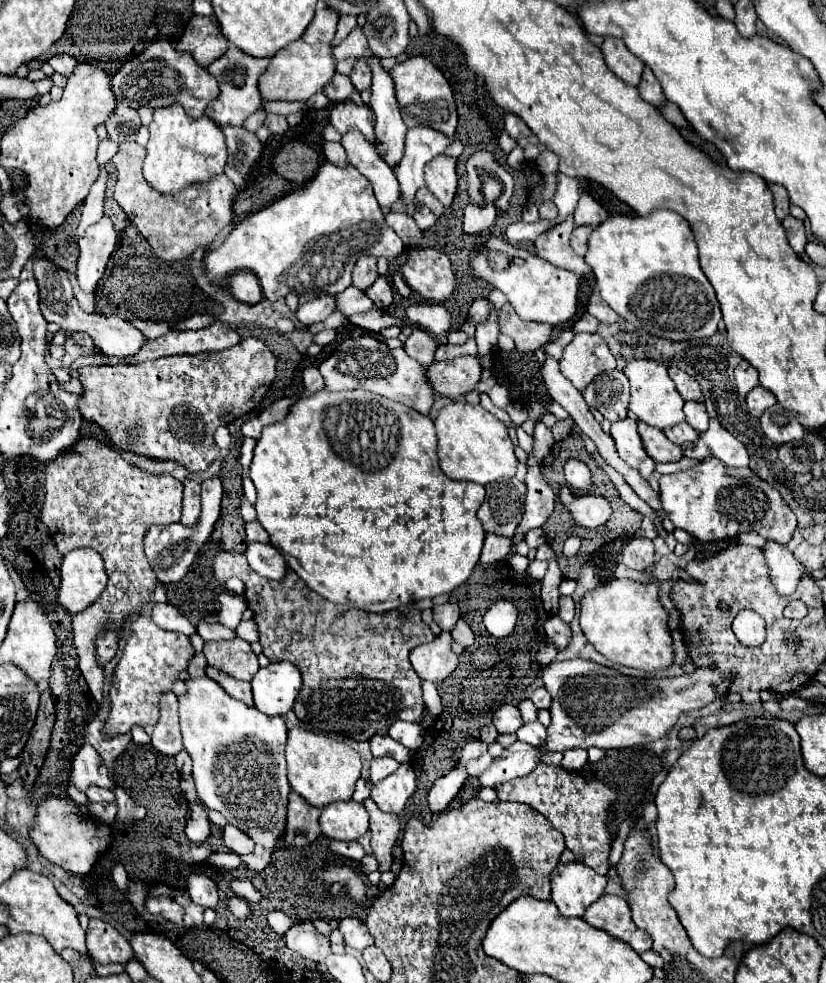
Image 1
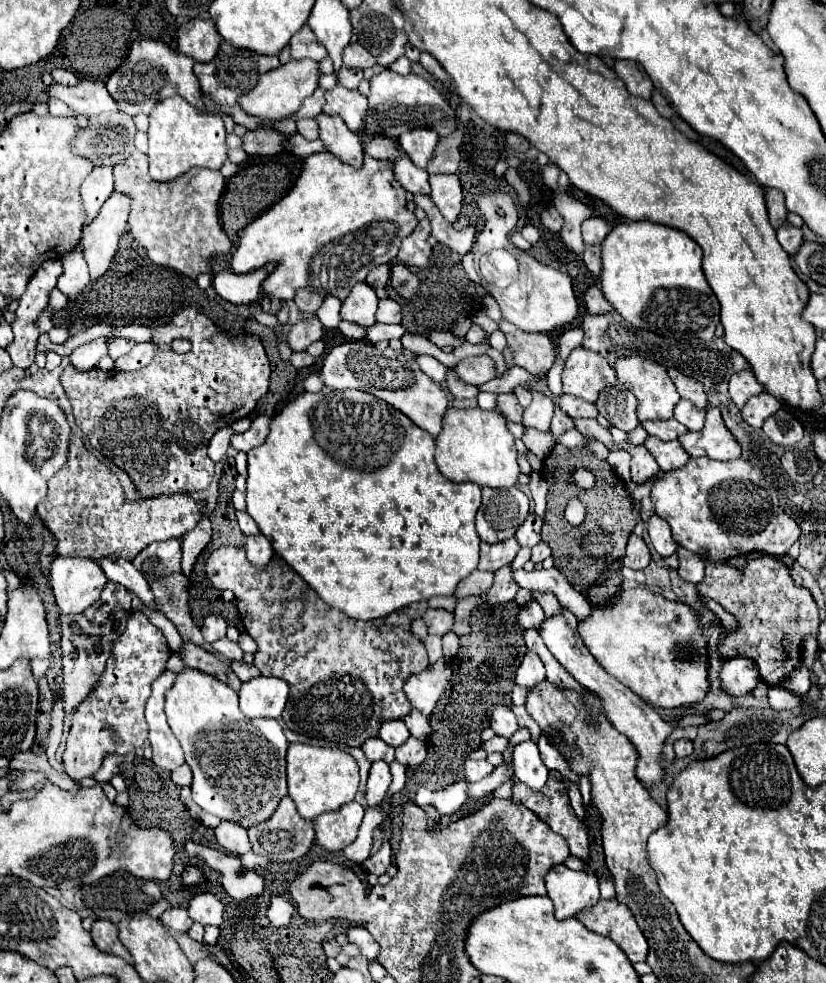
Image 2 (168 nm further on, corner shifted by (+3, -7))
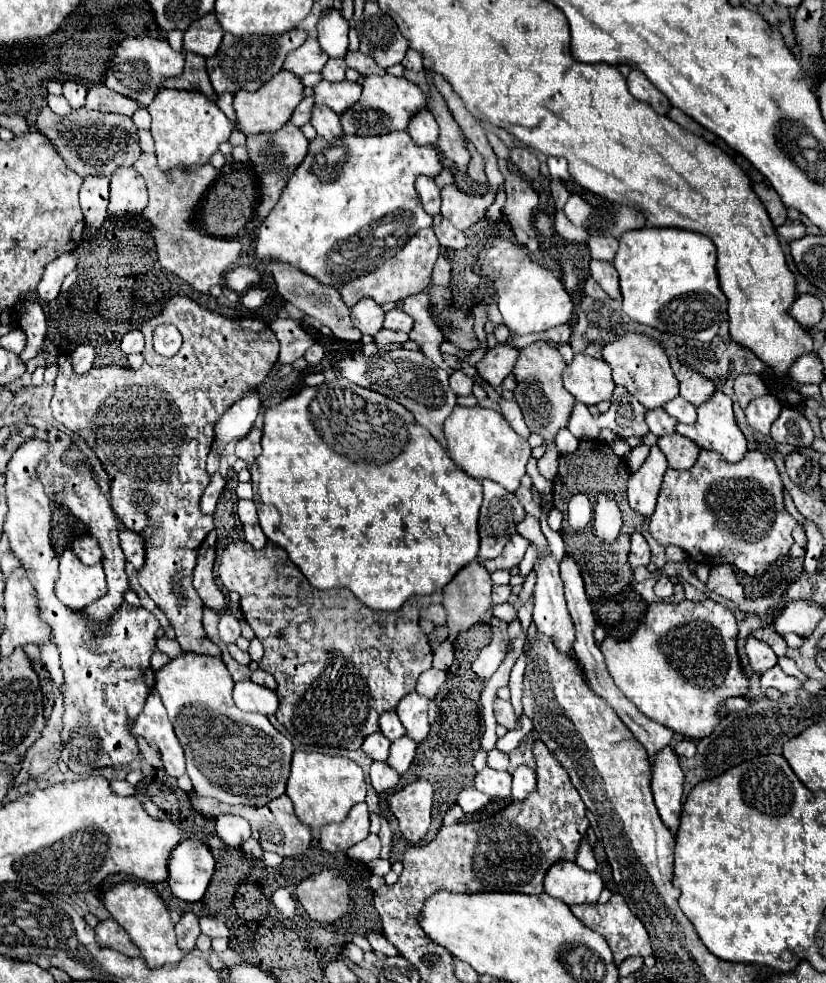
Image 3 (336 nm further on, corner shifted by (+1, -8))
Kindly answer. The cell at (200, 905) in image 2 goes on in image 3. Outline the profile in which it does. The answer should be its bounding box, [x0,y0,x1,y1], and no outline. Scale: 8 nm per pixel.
[199,917,231,939]

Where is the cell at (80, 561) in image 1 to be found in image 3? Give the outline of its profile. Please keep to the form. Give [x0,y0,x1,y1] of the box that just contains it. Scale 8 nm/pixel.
[55,549,107,609]

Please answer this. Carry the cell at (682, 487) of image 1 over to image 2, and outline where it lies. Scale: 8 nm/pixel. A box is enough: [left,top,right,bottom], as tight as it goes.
[651,456,801,560]

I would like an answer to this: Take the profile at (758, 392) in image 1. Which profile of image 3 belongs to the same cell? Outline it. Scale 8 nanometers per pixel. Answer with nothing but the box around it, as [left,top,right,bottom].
[745,395,781,435]

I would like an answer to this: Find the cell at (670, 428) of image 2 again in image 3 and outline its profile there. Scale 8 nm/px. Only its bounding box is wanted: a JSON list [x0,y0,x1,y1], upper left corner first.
[645,407,677,437]

